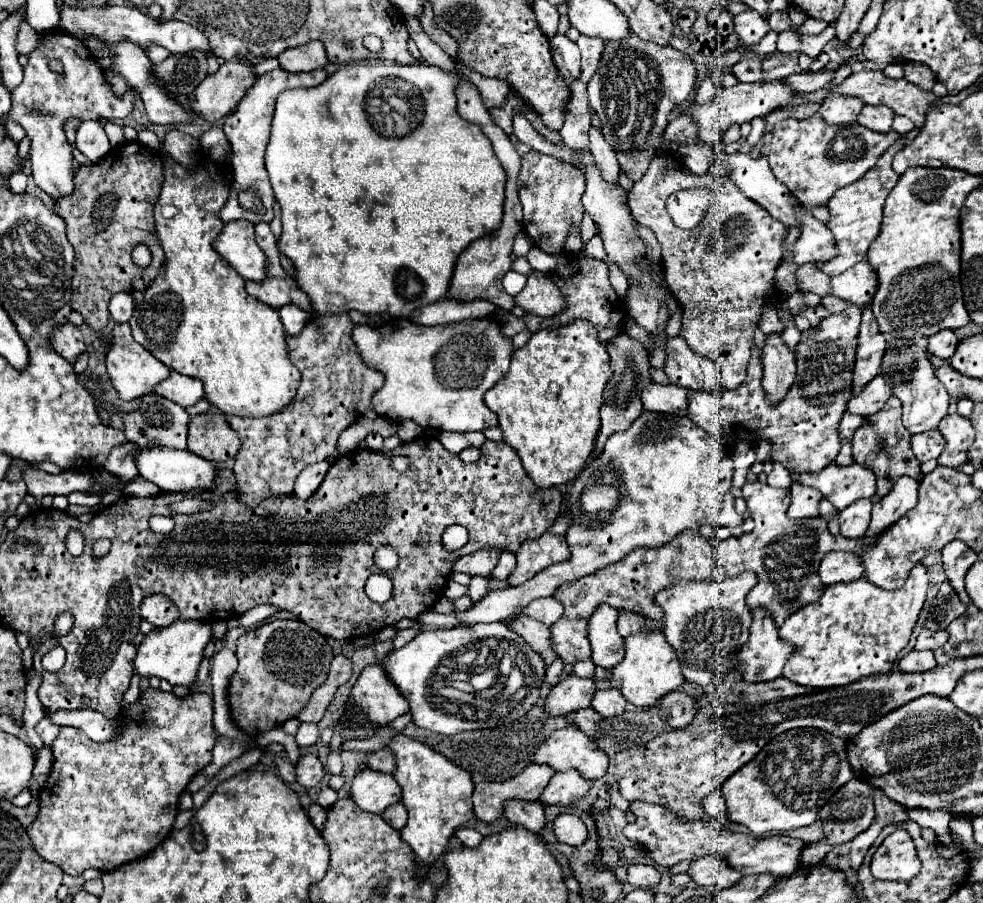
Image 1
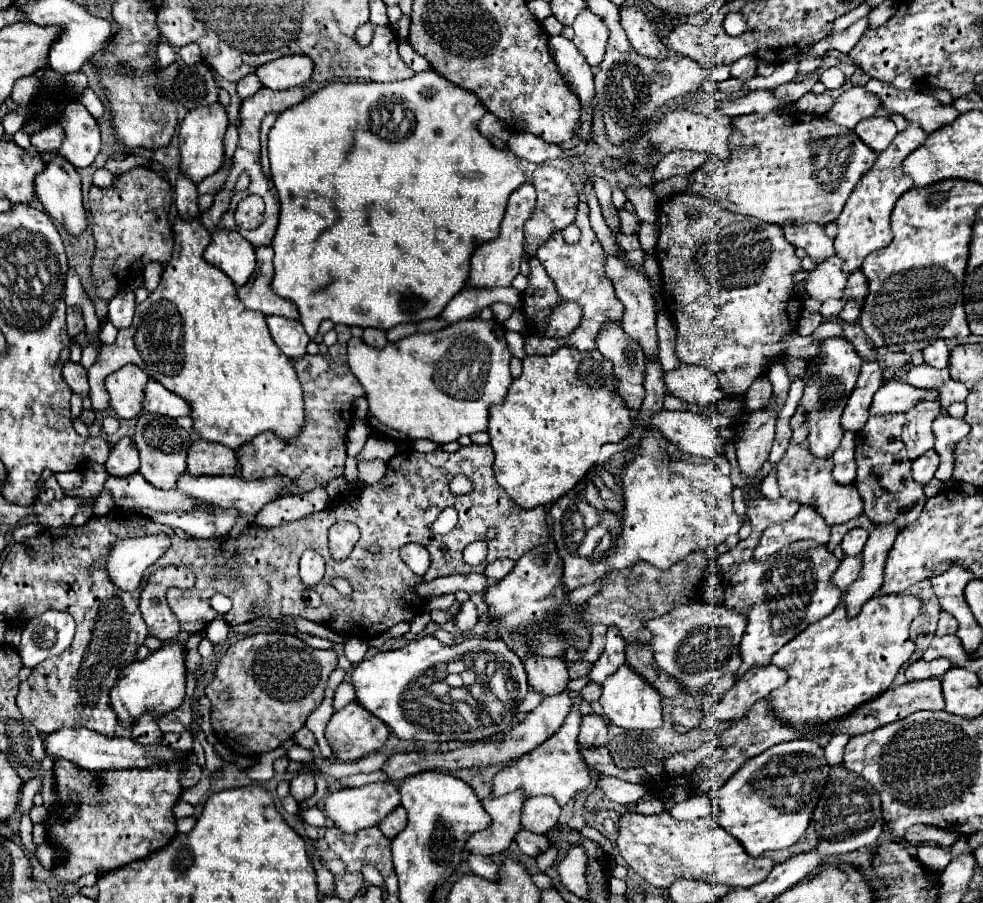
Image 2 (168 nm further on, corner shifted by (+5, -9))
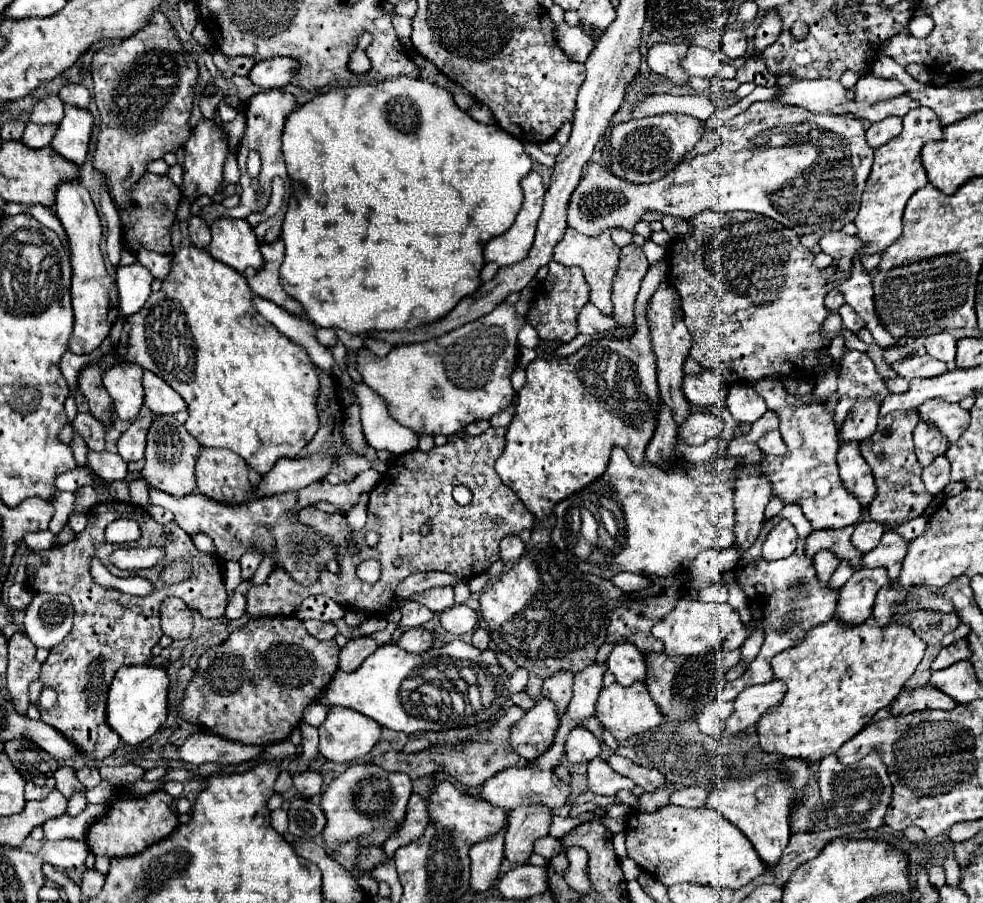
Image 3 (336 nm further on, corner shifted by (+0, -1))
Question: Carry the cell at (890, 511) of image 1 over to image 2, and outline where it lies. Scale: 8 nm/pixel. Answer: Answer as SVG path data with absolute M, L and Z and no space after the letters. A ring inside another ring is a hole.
M876 525L876 529L870 533L868 545L864 547L862 555L864 555L864 565L860 571L860 577L848 587L848 591L844 593L844 607L848 617L856 617L862 609L862 605L870 599L876 597L884 579L884 565L886 565L886 557L894 545L898 531L894 529L894 525Z

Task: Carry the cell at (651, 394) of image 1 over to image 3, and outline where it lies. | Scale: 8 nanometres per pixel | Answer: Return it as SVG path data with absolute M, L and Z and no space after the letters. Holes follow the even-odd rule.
M691 413L679 427L679 439L687 445L701 445L721 433L723 423L711 413Z

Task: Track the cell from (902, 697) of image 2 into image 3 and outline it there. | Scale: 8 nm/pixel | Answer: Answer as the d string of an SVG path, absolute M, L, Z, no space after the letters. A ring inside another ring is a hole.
M923 685L917 689L903 689L897 699L891 703L889 711L891 715L905 715L921 709L953 709L957 703L951 697L945 697L939 689L933 689L933 685Z

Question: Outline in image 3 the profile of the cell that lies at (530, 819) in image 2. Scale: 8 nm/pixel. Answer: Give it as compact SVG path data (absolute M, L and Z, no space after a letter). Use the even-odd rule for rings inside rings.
M527 805L509 811L509 825L505 835L505 857L511 863L527 863L533 853L533 843L549 835L553 811L543 805Z

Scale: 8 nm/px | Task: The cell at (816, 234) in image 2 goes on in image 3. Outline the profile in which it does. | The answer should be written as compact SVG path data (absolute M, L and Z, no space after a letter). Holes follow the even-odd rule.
M829 231L819 239L819 247L823 253L839 261L841 257L853 257L863 247L863 241L859 237L845 235L841 231Z

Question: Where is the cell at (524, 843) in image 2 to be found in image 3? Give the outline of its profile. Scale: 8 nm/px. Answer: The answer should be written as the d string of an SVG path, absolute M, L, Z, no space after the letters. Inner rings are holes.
M547 835L547 837L541 837L541 839L535 841L535 853L551 859L551 857L555 857L557 853L561 853L561 843L559 843L559 839L553 839L553 837L549 837L549 835Z

